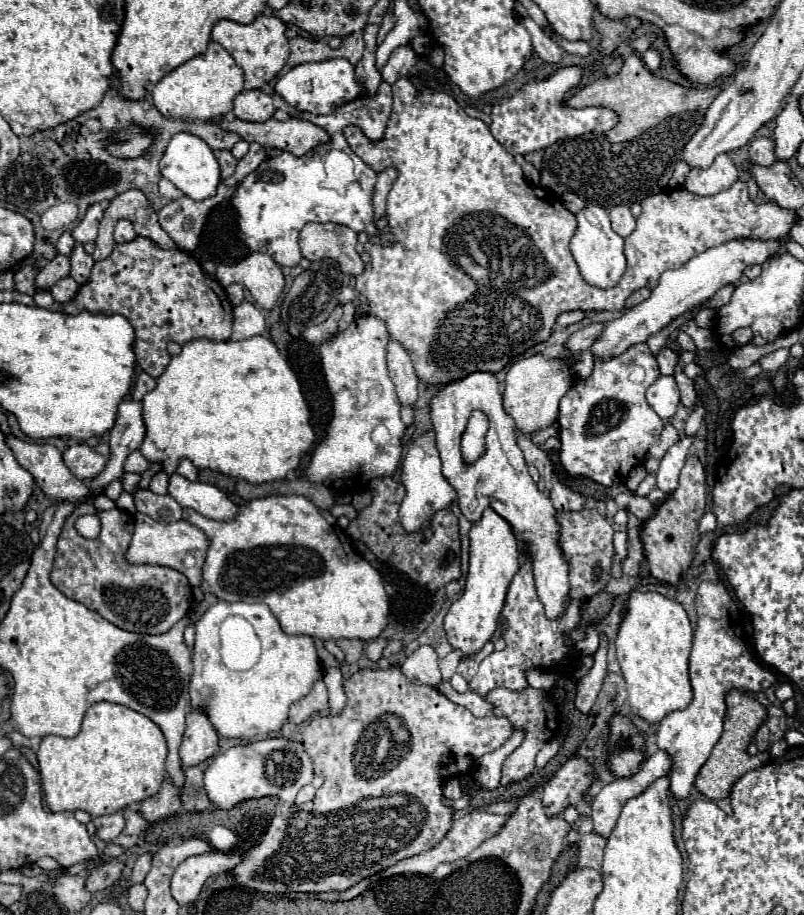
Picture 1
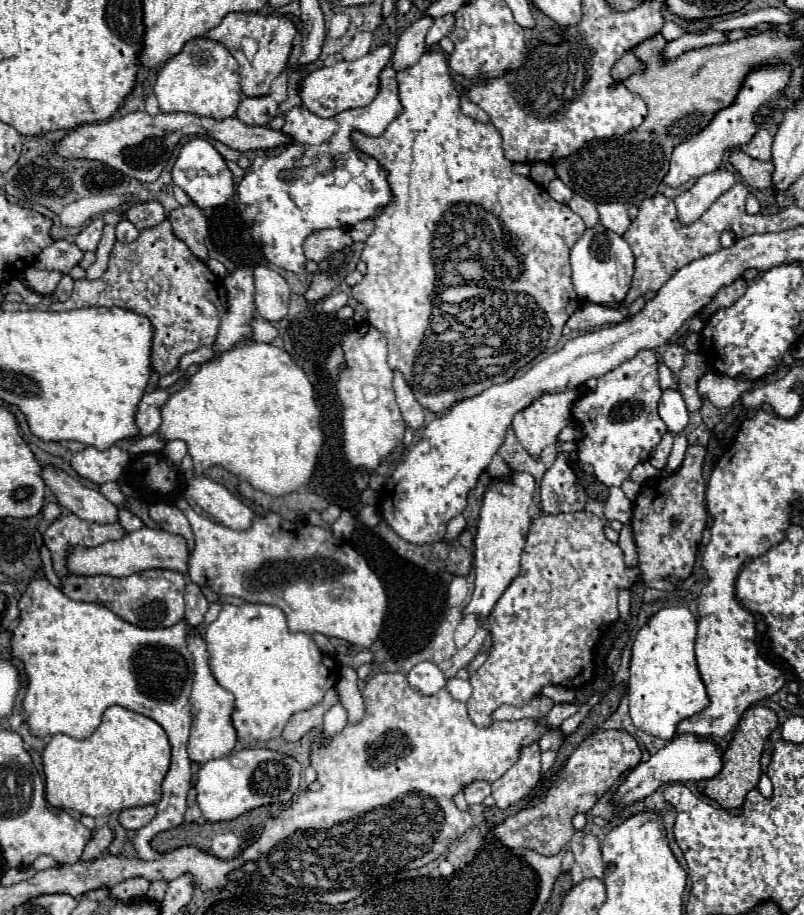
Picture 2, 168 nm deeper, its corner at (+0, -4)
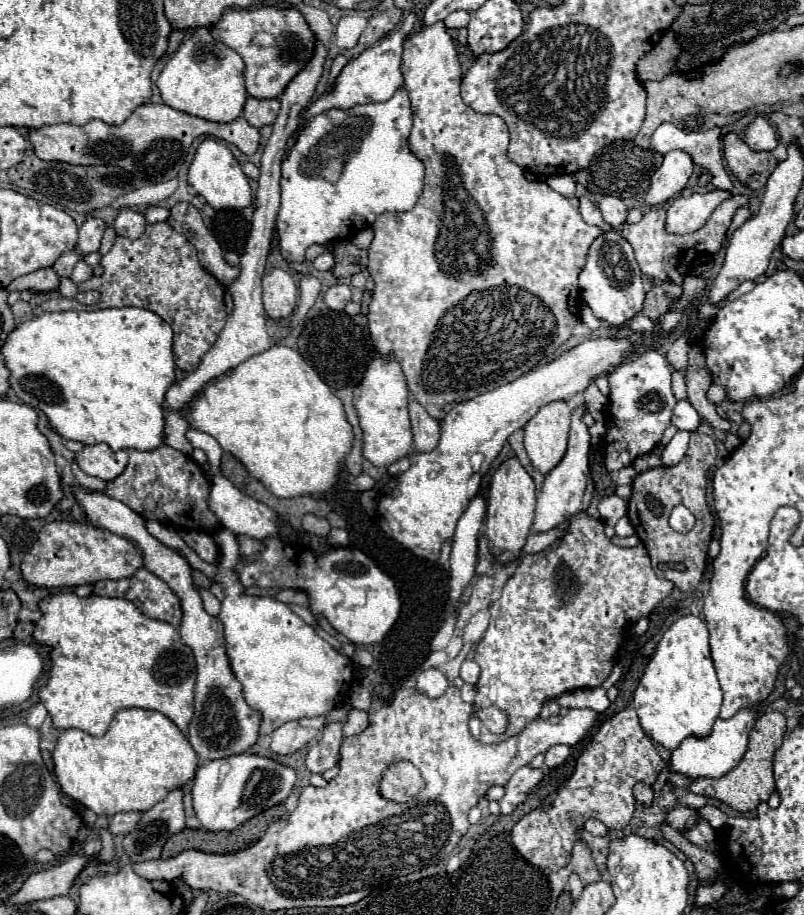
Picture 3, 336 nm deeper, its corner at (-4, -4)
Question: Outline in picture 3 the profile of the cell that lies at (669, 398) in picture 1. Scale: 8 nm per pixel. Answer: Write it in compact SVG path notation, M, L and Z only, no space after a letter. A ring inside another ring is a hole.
M678 401L672 413L672 425L684 431L696 431L700 425L700 415L688 401Z

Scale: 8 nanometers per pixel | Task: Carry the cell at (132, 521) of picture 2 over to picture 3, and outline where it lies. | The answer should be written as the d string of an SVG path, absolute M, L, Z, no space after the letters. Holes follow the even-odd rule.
M146 519L146 529L152 537L156 537L162 545L166 547L172 547L172 549L180 549L186 559L190 561L192 567L200 569L204 575L208 575L210 579L214 581L226 581L224 583L224 593L226 593L226 599L222 601L222 611L218 615L218 619L222 621L224 625L224 639L226 639L226 655L228 655L228 661L230 661L230 667L232 667L232 673L236 675L236 679L242 683L242 691L244 691L244 699L246 703L254 709L254 711L260 711L262 715L262 721L260 721L260 737L264 735L270 735L274 733L280 725L284 725L286 721L294 721L294 719L300 719L300 717L318 717L318 715L326 715L330 713L336 703L338 703L338 697L340 693L348 691L350 687L350 681L352 681L352 665L350 665L350 659L342 653L338 653L332 645L328 645L310 625L306 625L286 603L280 603L272 597L246 597L242 595L242 585L236 583L238 577L236 573L232 571L234 565L236 565L236 557L238 557L238 543L236 543L236 537L232 531L228 531L226 527L218 529L216 533L216 541L220 545L220 551L222 551L222 559L218 565L210 565L210 563L204 563L196 557L196 553L192 549L186 547L186 543L178 537L178 533L160 523L160 521L154 521L154 519Z

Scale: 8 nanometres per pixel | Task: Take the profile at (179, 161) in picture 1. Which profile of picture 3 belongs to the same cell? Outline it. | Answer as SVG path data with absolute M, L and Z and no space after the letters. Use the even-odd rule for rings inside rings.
M206 139L198 145L196 155L188 169L188 183L214 209L244 209L252 203L250 185L248 185L246 175L240 169L240 163L234 159L234 155L230 153L226 145L214 139Z

